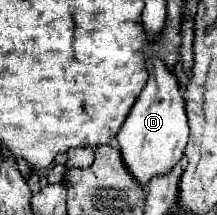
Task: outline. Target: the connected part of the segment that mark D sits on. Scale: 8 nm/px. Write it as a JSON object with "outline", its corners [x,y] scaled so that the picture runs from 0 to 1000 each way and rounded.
{"outline":[[[682,279],[682,344],[691,363],[673,409],[654,419],[581,567],[535,623],[571,772],[590,781],[608,828],[645,847],[645,865],[673,865],[710,819],[774,809],[774,791],[793,791],[829,753],[866,660],[848,456],[811,353],[737,279]]]}

